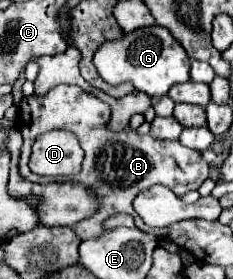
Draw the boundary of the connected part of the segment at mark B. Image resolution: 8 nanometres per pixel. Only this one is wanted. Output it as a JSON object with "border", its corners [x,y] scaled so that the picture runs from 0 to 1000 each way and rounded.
{"border":[[[249,305],[197,348],[103,348],[77,376],[77,427],[69,462],[103,491],[94,520],[94,563],[86,563],[86,620],[146,649],[146,620],[120,606],[129,548],[146,505],[223,462],[275,462],[335,491],[343,527],[361,534],[361,577],[343,620],[309,634],[309,649],[361,656],[378,677],[403,677],[429,706],[429,749],[403,778],[378,778],[318,806],[335,828],[335,849],[386,857],[446,835],[438,799],[498,771],[498,763],[549,763],[584,785],[584,806],[601,814],[601,778],[584,771],[567,720],[575,706],[652,663],[712,663],[755,699],[781,699],[798,685],[850,677],[884,642],[901,591],[867,570],[858,541],[807,534],[773,520],[773,505],[678,505],[644,484],[592,484],[575,462],[532,470],[472,470],[455,462],[455,434],[472,427],[472,384],[403,348],[395,333],[369,333],[335,305]]]}

